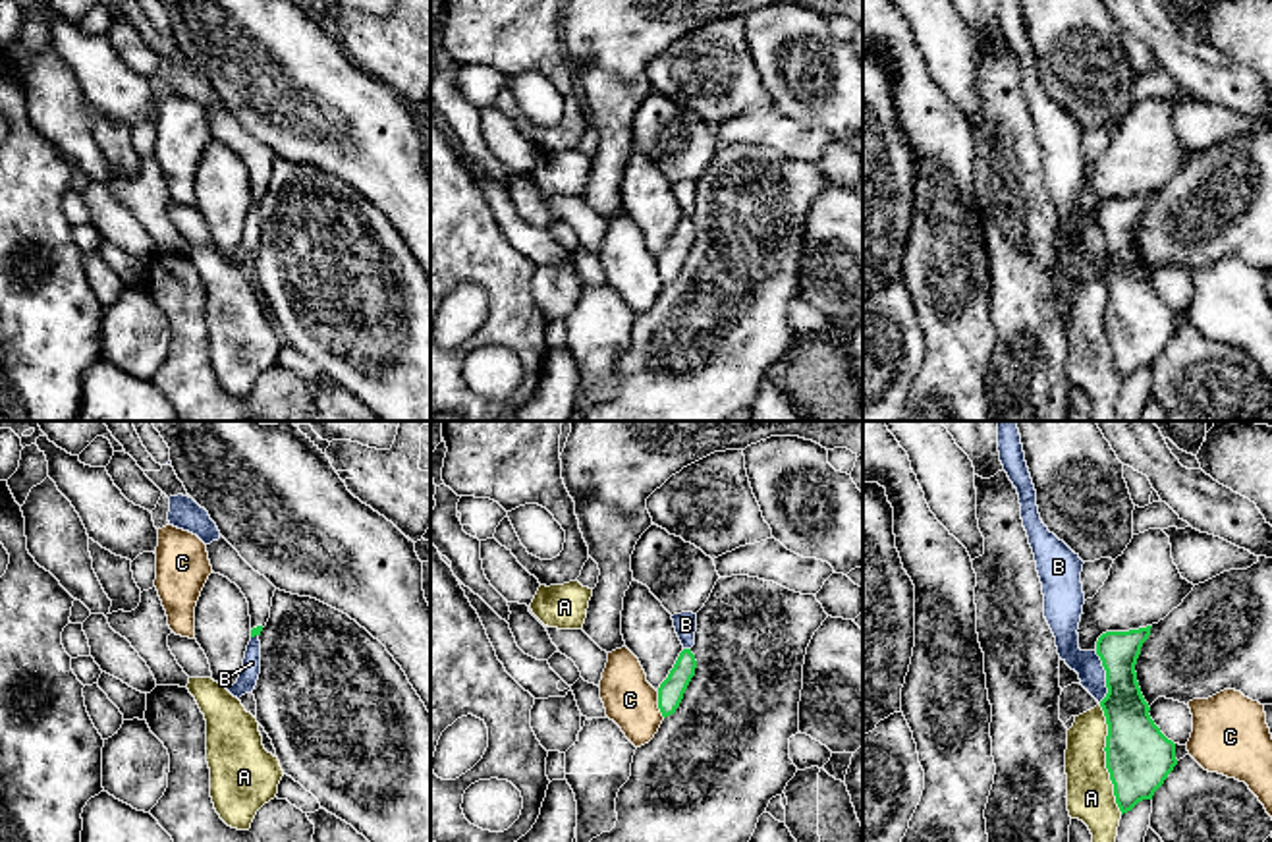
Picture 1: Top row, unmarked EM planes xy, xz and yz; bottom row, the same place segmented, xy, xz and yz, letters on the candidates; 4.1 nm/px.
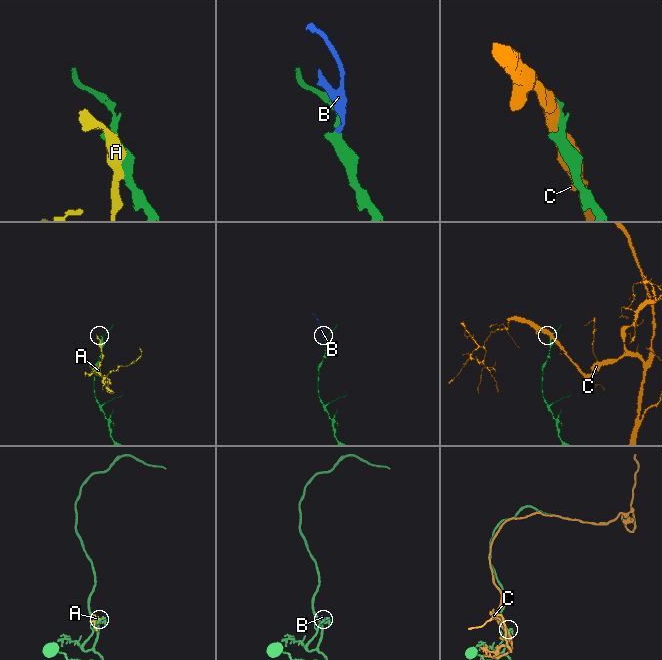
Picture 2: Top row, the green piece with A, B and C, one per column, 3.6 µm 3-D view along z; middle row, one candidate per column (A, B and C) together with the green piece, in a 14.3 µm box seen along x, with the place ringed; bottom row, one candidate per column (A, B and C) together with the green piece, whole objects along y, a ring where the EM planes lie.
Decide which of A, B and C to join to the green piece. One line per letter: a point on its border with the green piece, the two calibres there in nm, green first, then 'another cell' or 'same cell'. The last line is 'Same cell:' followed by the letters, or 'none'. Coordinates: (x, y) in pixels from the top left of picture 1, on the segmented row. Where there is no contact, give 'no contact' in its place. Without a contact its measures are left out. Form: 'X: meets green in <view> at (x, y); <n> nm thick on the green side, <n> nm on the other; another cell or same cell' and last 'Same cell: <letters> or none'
A: meets green in yz at (1106, 759); 280 nm thick on the green side, 190 nm on the other; another cell
B: meets green in yz at (1106, 676); 200 nm thick on the green side, 110 nm on the other; another cell
C: meets green in xz at (659, 705); 110 nm thick on the green side, 220 nm on the other; another cell
Same cell: none

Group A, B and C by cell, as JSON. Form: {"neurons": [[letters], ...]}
{"neurons": [["A"], ["B"], ["C"]]}

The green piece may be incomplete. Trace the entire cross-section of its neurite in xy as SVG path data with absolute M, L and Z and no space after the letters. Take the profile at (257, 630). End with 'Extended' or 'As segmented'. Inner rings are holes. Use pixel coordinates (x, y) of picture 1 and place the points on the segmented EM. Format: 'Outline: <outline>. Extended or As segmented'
Outline: M222 535L218 541L207 545L207 552L212 572L228 577L245 595L251 616L251 637L261 635L270 618L276 587L255 572Z. Extended

